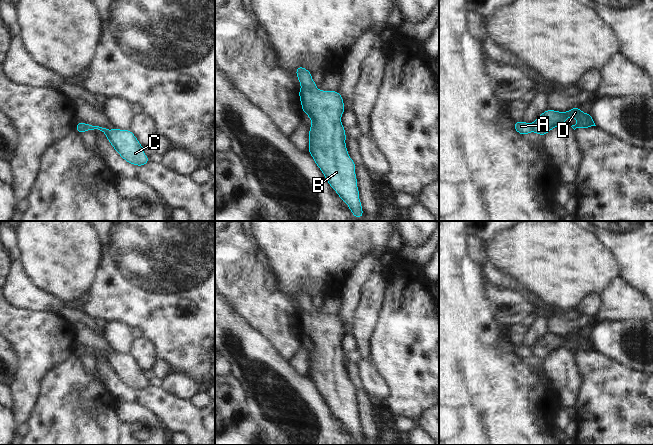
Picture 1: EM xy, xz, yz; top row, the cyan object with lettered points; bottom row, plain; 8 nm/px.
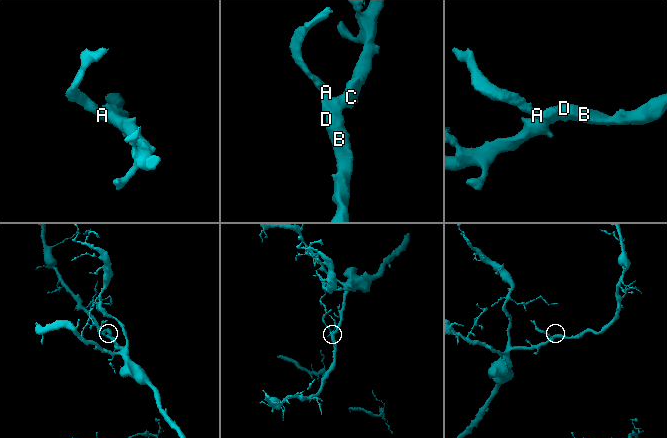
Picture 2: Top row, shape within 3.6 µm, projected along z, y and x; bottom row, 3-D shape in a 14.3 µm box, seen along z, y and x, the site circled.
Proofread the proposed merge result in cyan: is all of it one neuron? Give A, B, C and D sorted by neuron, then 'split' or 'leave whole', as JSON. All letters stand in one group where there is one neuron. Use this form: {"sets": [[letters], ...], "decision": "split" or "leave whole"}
{"sets": [["A"], ["B", "C", "D"]], "decision": "split"}

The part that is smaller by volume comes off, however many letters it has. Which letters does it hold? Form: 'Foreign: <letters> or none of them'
Foreign: A

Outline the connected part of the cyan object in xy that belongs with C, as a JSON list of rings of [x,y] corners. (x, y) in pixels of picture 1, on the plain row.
[[[90,349],[90,354],[95,355],[96,353],[106,359],[113,372],[130,388],[143,390],[149,386],[149,382],[143,375],[144,371],[130,354],[120,354],[116,352],[108,354],[99,350]]]

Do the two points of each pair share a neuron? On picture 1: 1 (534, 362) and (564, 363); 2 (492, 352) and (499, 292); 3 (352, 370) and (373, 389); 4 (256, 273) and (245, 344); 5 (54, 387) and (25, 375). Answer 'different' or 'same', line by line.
1: different
2: different
3: different
4: different
5: different

